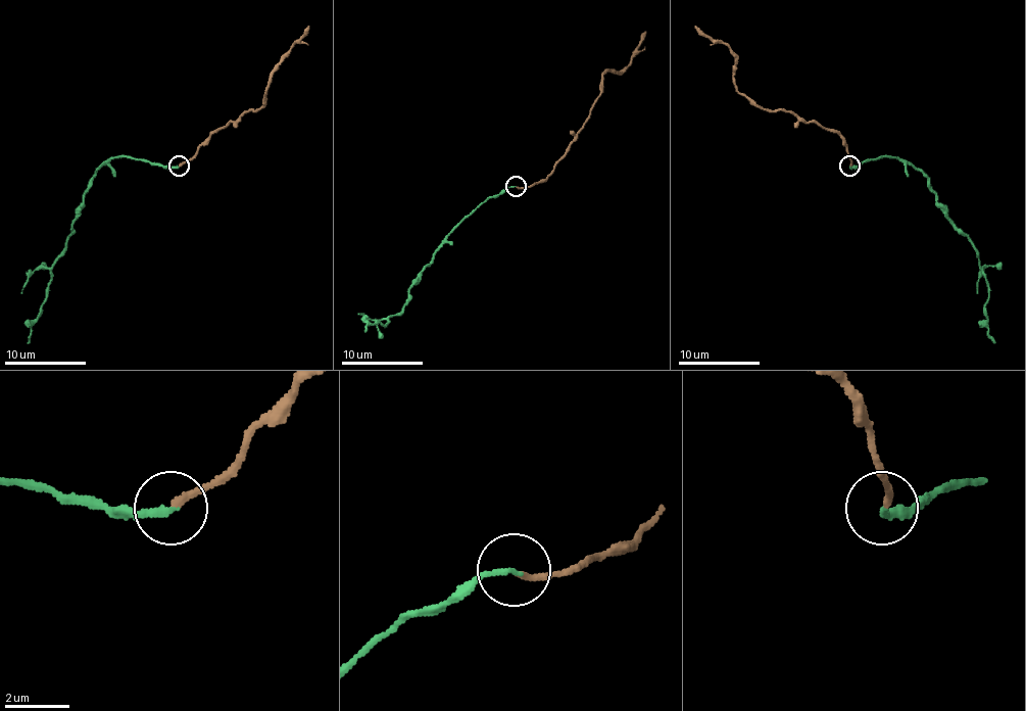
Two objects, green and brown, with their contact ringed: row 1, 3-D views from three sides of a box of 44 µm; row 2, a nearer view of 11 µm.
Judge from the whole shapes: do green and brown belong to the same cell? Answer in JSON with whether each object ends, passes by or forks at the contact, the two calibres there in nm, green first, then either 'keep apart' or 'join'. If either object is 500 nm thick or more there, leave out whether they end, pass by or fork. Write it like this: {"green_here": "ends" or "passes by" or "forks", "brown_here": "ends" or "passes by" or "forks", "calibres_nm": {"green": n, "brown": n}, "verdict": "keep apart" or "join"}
{"green_here": "ends", "brown_here": "ends", "calibres_nm": {"green": 190, "brown": 200}, "verdict": "join"}

